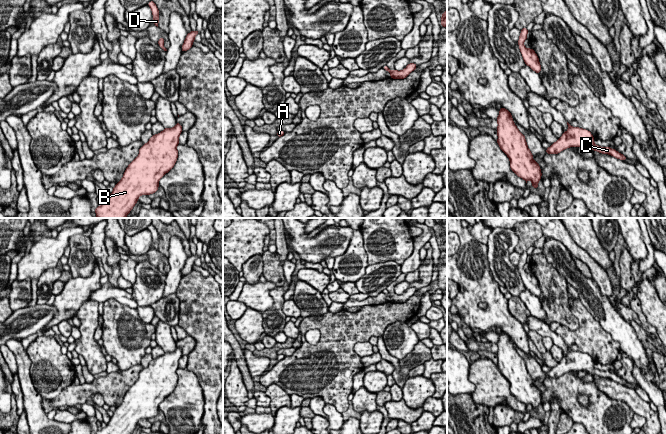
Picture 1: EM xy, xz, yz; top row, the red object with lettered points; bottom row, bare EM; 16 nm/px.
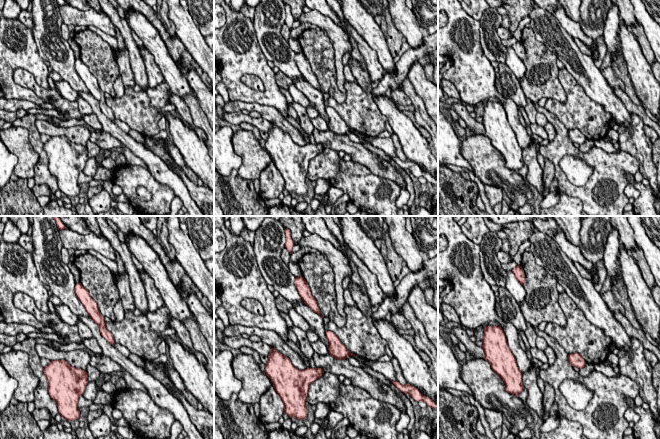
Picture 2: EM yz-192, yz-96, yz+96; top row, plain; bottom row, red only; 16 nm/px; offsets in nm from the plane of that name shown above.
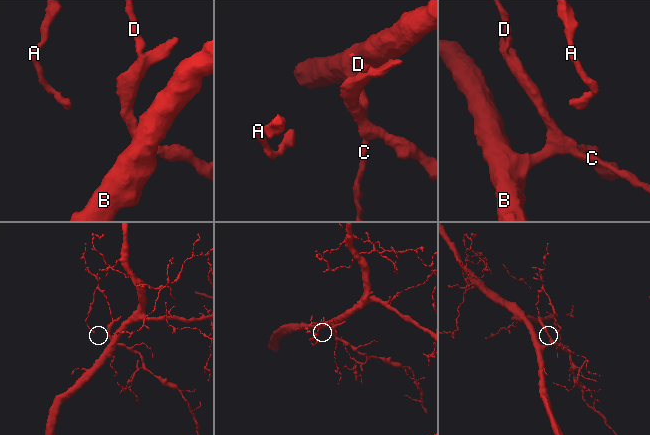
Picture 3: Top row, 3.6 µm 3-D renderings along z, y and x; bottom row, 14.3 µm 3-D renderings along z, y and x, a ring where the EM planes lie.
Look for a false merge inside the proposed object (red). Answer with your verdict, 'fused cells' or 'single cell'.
single cell

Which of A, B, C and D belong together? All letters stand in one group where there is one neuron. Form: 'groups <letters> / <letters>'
groups A B C D

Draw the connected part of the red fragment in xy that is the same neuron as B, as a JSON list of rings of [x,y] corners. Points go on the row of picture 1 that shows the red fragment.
[[[176,122],[173,128],[165,128],[143,144],[139,149],[139,155],[126,168],[122,179],[116,183],[106,203],[96,207],[96,218],[126,218],[141,195],[153,194],[158,190],[159,180],[177,161],[177,145],[182,131],[181,124]]]

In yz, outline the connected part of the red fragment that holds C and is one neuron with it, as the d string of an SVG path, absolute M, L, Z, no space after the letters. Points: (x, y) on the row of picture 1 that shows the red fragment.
M568 122L567 125L568 125L568 130L566 132L563 131L561 138L558 139L555 143L551 144L551 146L546 149L546 153L558 154L559 152L569 147L585 146L591 150L598 151L599 153L609 154L622 161L627 159L626 156L617 152L615 149L611 149L610 147L600 147L598 145L595 145L594 137L590 131L579 127L572 127Z

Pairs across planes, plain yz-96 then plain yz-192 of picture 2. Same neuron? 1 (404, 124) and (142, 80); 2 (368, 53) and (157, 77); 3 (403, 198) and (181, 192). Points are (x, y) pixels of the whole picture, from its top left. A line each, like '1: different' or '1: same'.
1: different
2: same
3: different

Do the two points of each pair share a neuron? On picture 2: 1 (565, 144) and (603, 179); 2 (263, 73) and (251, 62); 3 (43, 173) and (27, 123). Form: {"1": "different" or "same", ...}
{"1": "same", "2": "same", "3": "same"}

